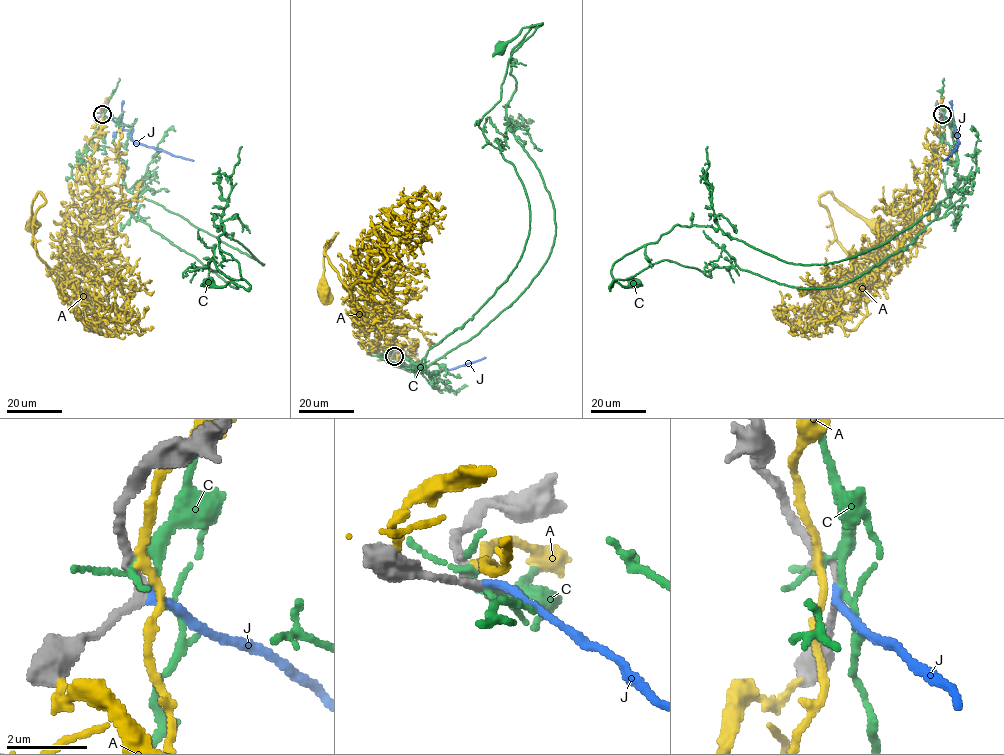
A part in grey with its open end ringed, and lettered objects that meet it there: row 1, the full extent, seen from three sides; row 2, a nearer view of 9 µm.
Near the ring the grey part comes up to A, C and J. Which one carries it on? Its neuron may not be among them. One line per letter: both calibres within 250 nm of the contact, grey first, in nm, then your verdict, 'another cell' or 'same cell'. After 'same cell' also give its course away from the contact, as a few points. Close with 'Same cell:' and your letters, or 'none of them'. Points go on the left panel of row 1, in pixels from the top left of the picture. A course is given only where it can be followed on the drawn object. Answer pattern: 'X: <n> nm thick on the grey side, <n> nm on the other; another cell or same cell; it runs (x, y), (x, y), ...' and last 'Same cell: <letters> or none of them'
A: 220 nm thick on the grey side, 190 nm on the other; another cell
C: 240 nm thick on the grey side, 200 nm on the other; another cell
J: 200 nm thick on the grey side, 220 nm on the other; same cell; it runs (102, 114), (122, 124), (134, 142), (193, 161)
Same cell: J

